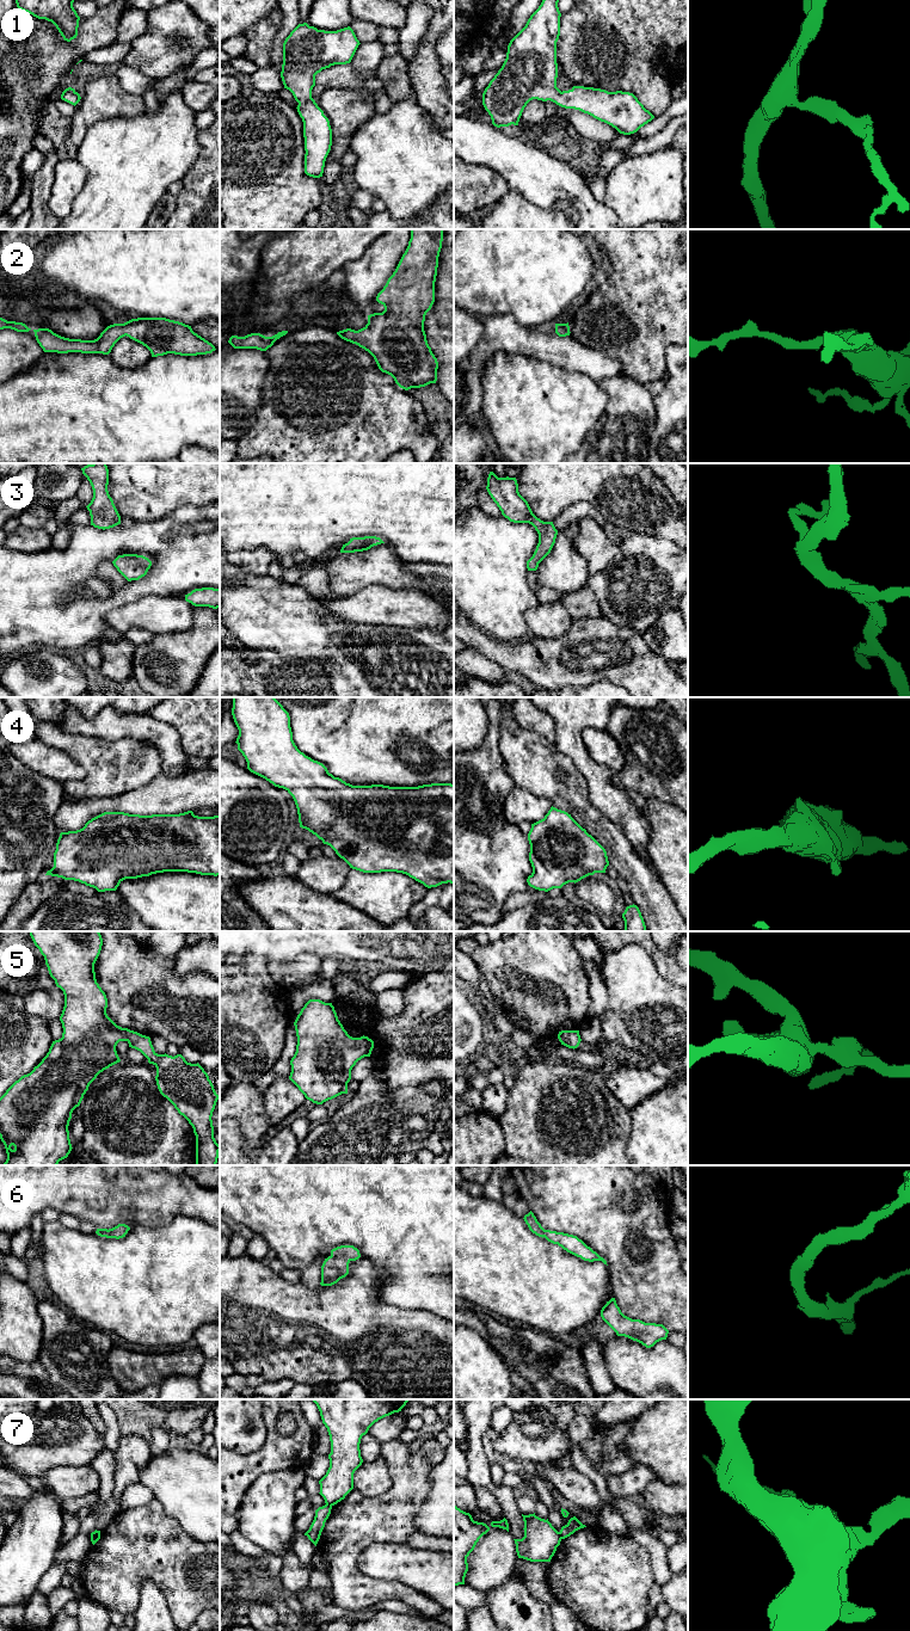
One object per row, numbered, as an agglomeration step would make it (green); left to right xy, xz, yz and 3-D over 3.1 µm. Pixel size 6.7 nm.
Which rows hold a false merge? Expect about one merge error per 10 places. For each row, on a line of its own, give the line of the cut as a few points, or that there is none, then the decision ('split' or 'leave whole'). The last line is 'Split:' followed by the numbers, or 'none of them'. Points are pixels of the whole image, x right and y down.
1: no cut; leave whole
2: no cut; leave whole
3: no cut; leave whole
4: no cut; leave whole
5: no cut; leave whole
6: no cut; leave whole
7: cut in yz along (559, 1532), (561, 1538); split
Split: 7

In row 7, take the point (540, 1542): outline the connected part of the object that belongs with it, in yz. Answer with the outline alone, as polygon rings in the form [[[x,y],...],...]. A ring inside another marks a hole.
[[[534,1514],[523,1515],[524,1537],[514,1539],[518,1558],[530,1562],[551,1562],[561,1537],[552,1524]]]

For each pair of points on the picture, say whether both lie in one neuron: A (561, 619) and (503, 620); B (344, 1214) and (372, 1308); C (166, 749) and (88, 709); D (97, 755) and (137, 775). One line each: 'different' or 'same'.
A: different
B: different
C: different
D: same

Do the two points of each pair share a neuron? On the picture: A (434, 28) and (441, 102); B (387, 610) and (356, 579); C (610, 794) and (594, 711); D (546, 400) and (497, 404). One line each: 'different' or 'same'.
A: same
B: different
C: same
D: same

